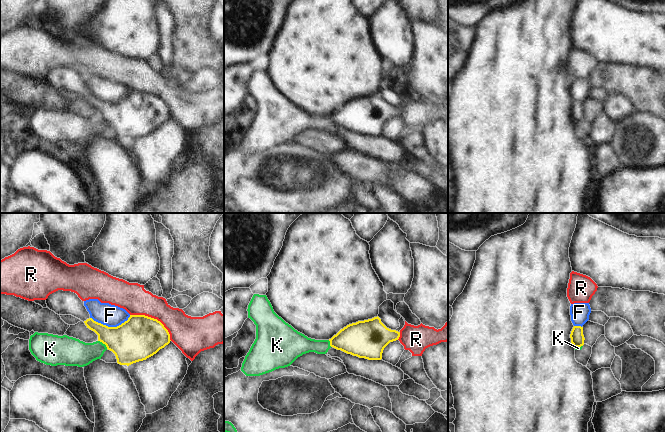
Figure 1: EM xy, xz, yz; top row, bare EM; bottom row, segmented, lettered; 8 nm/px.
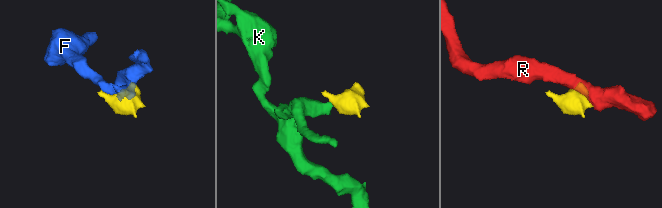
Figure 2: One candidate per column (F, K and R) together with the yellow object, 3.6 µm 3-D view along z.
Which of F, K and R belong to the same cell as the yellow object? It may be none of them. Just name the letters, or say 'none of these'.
none of these.

